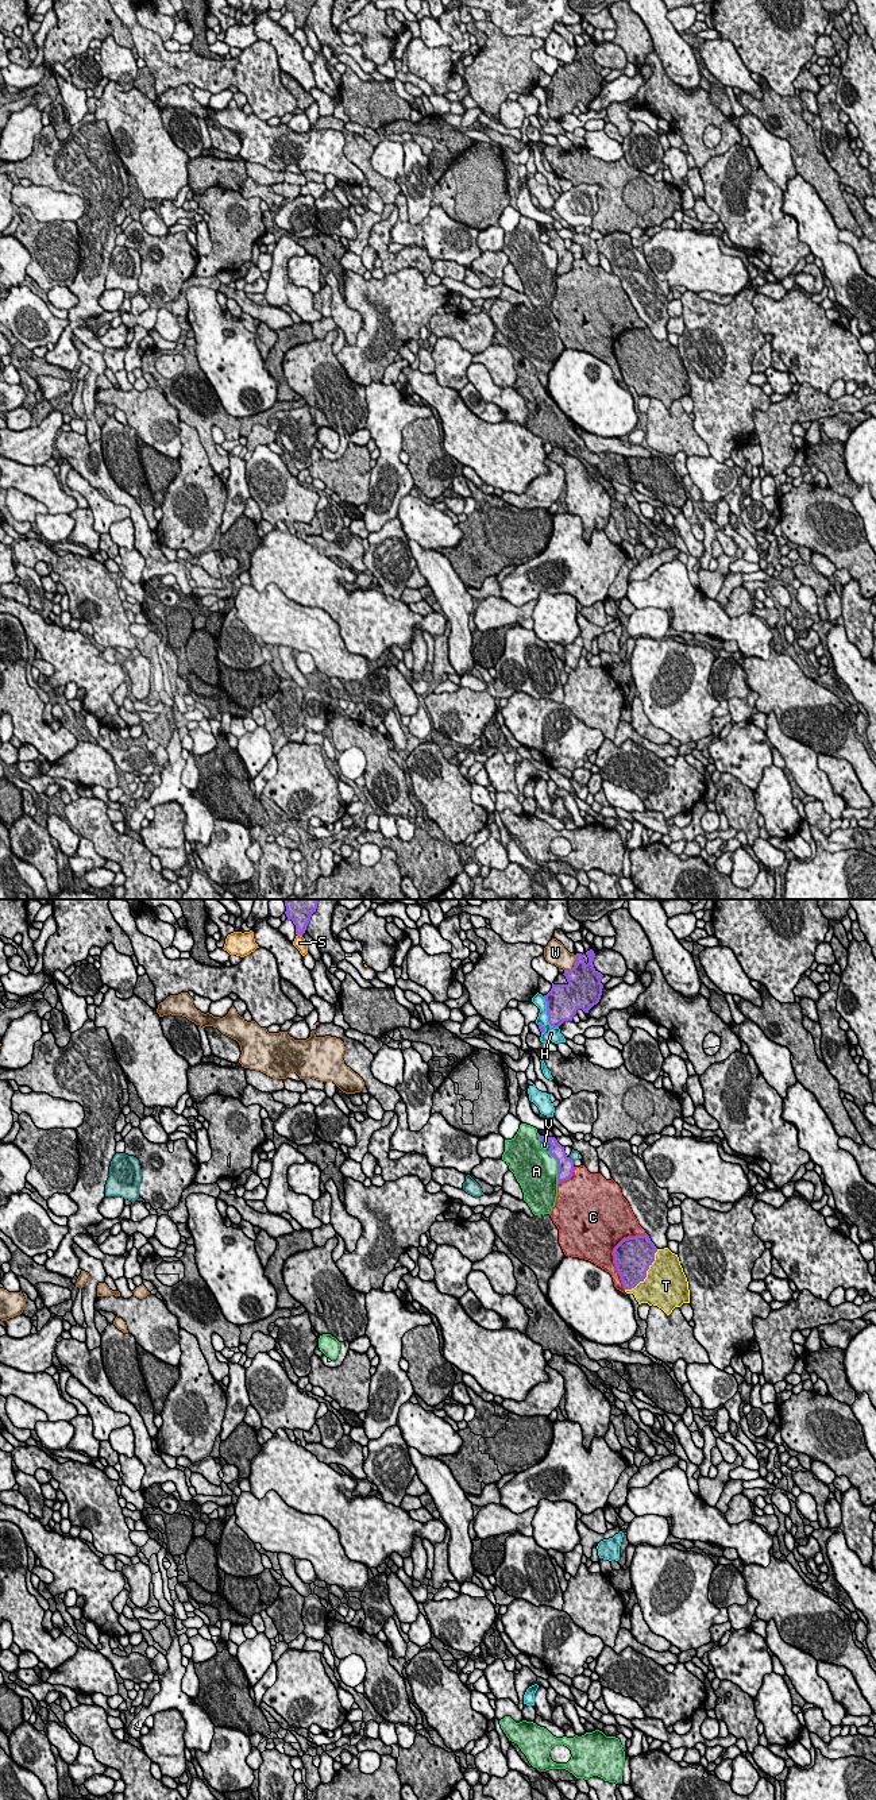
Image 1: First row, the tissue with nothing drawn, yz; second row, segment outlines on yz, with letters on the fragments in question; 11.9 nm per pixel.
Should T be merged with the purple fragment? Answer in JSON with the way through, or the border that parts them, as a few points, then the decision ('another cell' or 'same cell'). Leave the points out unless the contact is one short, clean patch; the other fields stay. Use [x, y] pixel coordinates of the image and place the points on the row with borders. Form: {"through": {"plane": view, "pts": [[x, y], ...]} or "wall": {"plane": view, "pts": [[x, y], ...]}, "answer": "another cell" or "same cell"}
{"answer": "same cell"}

